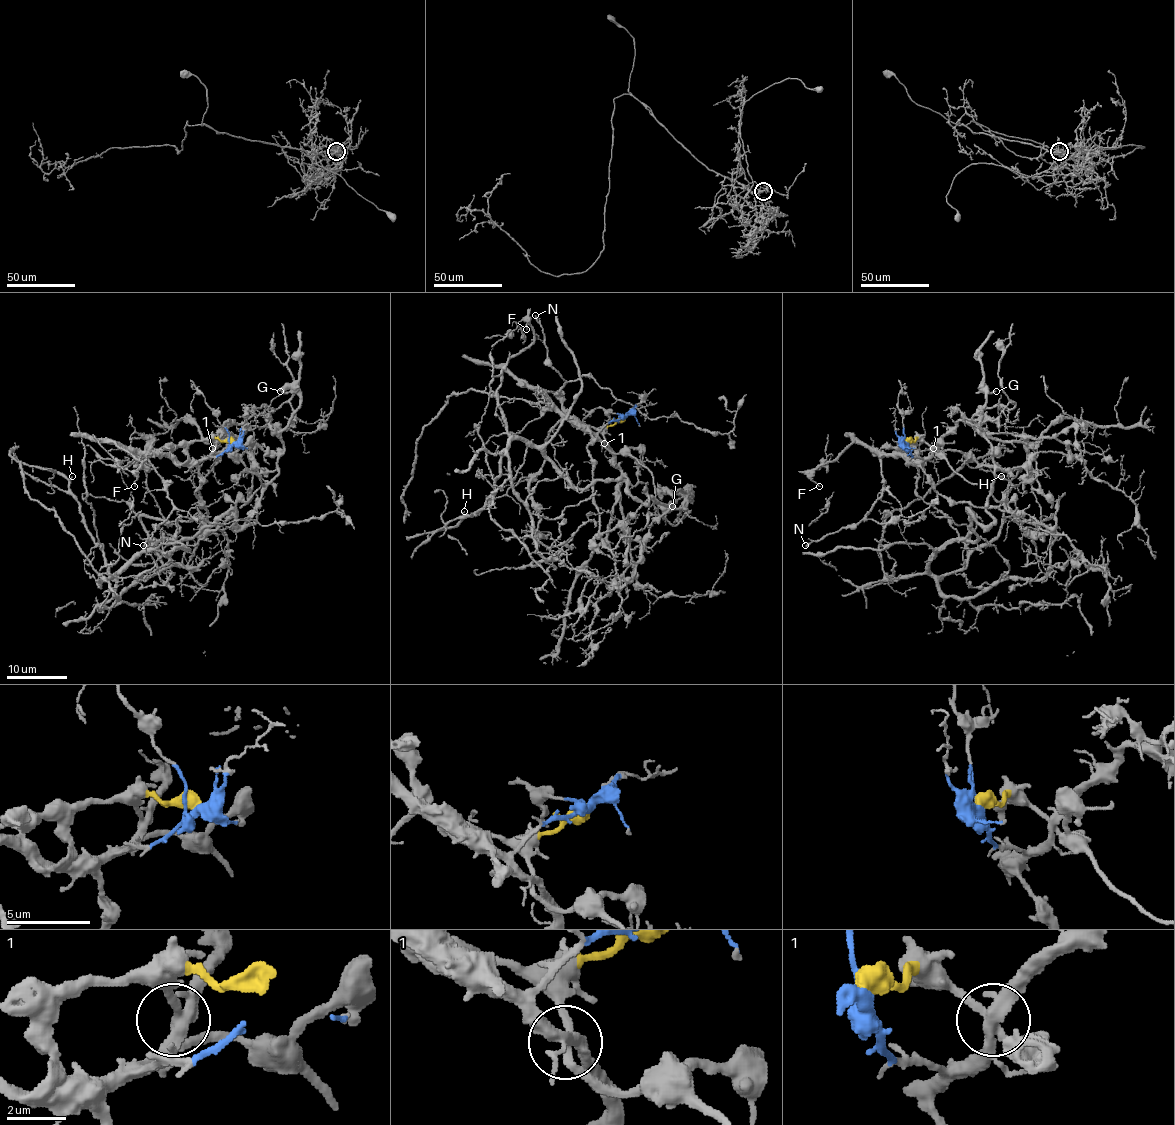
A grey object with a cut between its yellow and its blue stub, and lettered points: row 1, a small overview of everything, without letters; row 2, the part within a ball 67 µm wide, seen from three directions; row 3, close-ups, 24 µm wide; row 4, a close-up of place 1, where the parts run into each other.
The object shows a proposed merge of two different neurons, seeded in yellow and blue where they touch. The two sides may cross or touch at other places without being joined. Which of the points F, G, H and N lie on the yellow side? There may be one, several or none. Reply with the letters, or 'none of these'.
G, H

